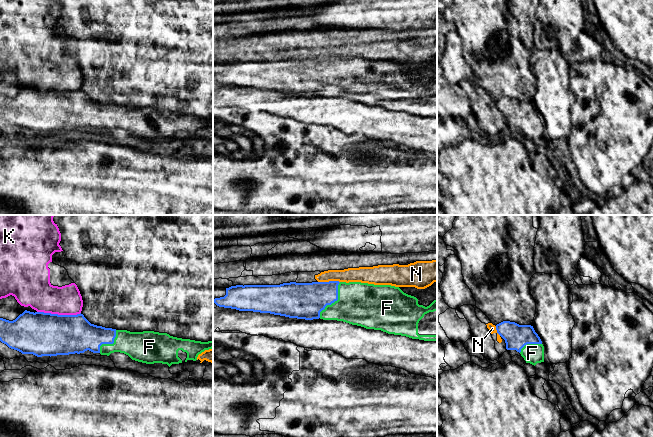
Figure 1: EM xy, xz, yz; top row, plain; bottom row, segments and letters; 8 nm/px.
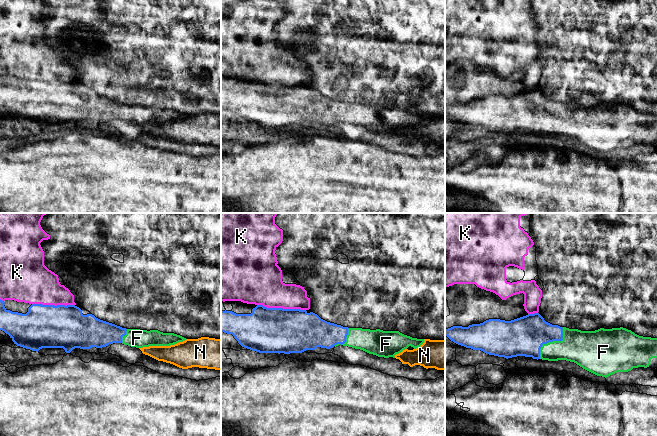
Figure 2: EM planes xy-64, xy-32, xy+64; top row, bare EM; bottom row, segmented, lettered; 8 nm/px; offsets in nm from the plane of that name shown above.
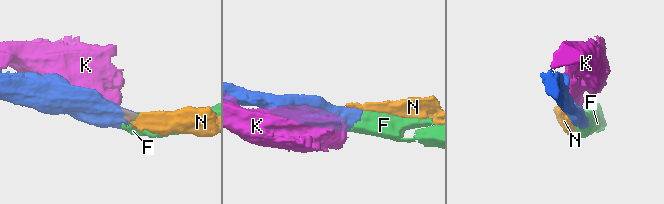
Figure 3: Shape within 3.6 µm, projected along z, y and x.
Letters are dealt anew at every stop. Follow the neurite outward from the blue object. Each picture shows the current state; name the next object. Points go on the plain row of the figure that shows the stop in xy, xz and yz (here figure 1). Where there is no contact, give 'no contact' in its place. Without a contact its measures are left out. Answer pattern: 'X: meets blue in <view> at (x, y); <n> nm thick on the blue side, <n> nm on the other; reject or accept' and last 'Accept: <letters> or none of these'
F: meets blue in xz at (334, 77); 280 nm thick on the blue side, 340 nm on the other; accept
K: meets blue in xy at (59, 91); 360 nm thick on the blue side, 260 nm on the other; reject
N: meets blue in xz at (329, 57); 280 nm thick on the blue side, 110 nm on the other; reject
Accept: F

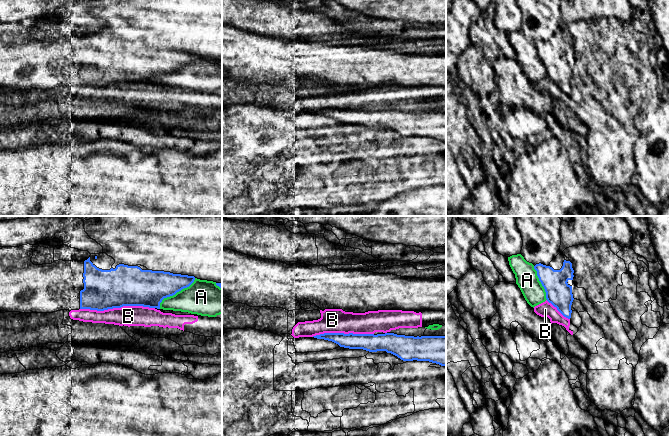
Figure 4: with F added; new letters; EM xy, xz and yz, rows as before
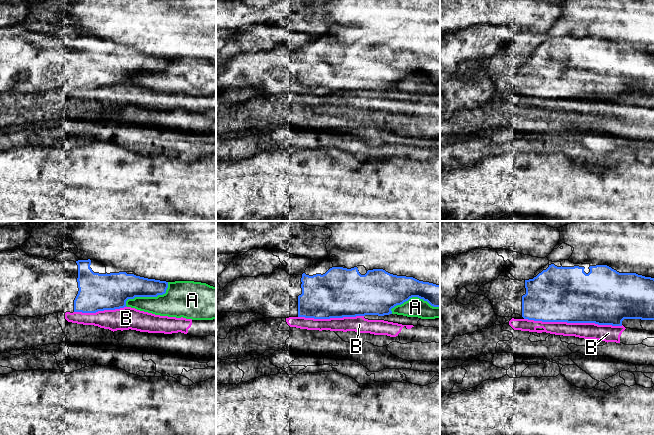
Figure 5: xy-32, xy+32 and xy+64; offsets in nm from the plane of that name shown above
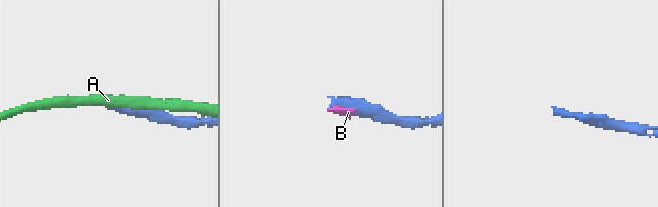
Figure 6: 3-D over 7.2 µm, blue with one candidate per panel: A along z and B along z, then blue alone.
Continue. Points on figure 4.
A: meets blue in xy at (175, 69); 300 nm thick on the blue side, 280 nm on the other; reject
B: meets blue in xy at (117, 83); 320 nm thick on the blue side, 160 nm on the other; reject
Accept: none of these

